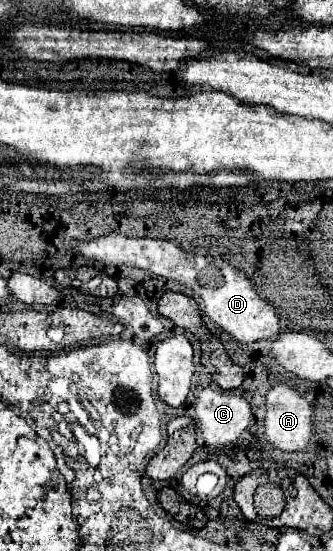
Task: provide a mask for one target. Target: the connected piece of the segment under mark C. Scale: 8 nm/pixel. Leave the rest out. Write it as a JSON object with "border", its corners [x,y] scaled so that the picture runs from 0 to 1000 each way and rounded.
{"border":[[[610,708],[586,733],[604,795],[634,809],[706,802],[754,766],[748,730],[706,715]]]}

